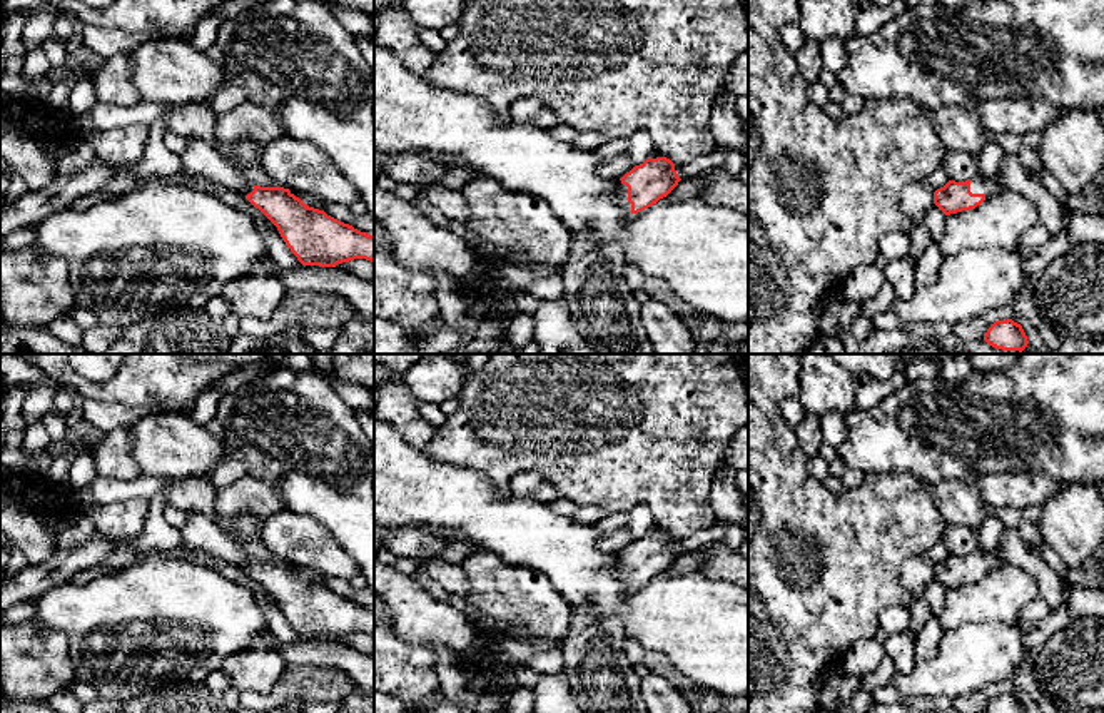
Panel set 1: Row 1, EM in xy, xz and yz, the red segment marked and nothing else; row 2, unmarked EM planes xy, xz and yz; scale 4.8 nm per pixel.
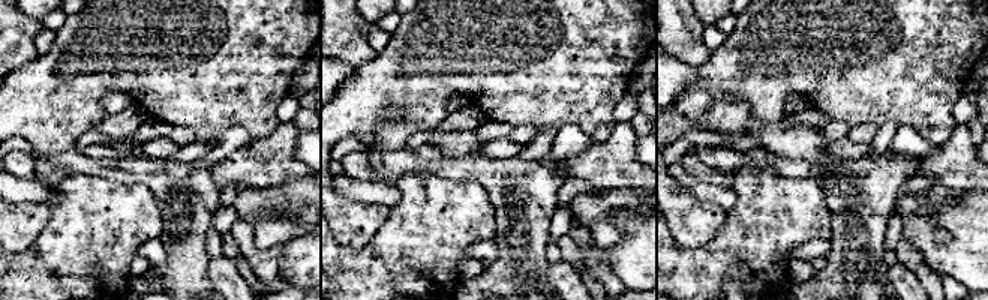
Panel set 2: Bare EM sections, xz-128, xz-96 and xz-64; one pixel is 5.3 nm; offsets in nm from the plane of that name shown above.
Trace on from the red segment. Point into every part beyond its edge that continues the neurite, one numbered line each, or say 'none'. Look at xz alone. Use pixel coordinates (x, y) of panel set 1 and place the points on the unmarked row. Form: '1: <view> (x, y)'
1: xz (622, 565)

